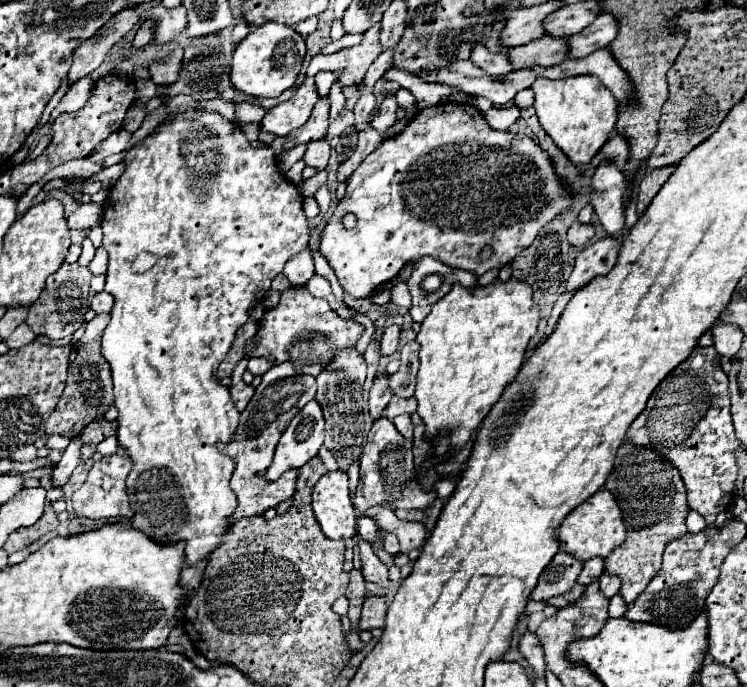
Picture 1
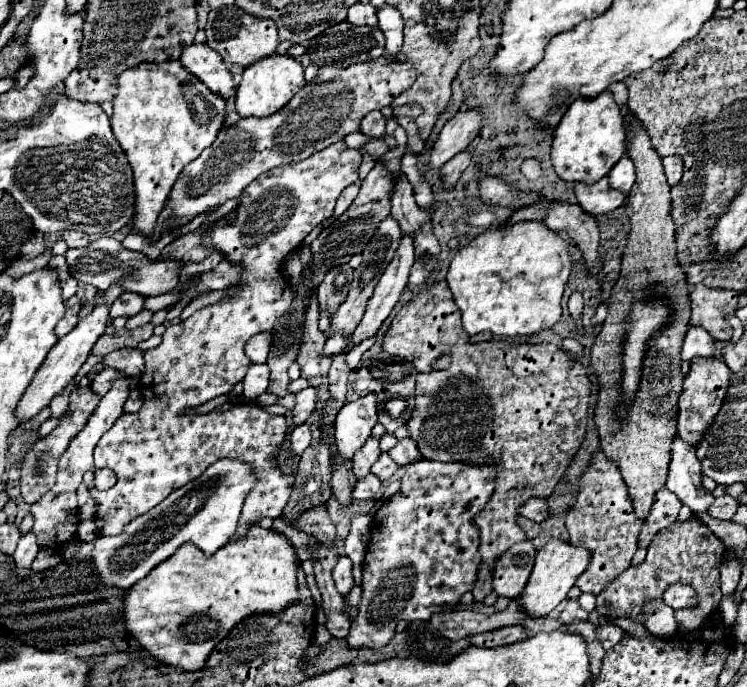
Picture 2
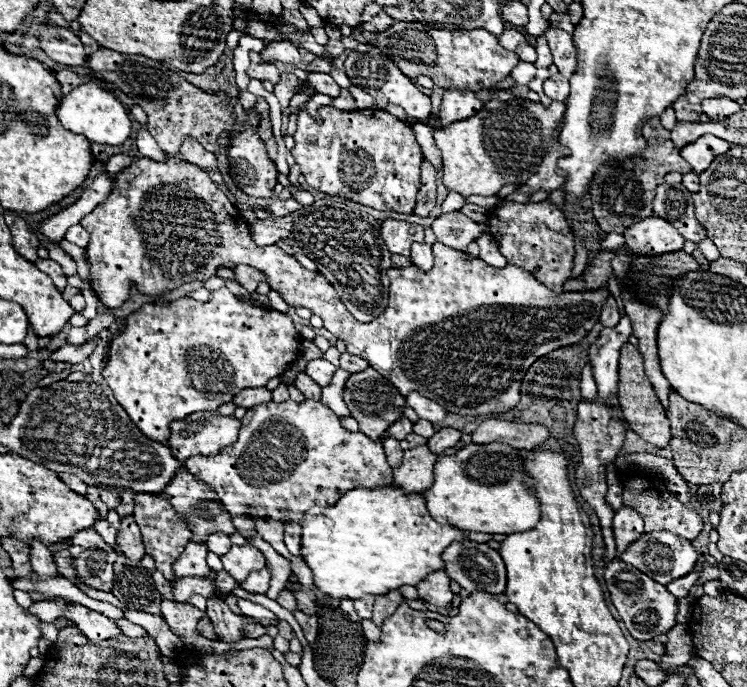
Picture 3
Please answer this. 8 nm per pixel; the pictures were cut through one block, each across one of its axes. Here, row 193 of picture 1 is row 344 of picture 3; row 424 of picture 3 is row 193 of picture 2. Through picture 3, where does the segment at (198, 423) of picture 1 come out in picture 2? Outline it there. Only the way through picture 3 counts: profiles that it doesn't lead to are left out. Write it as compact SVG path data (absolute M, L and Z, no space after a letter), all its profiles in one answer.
M178 60L162 62L162 64L138 64L136 68L128 68L118 76L118 92L112 100L112 132L120 142L132 170L134 170L134 188L136 188L136 216L132 230L142 236L150 236L154 224L166 206L170 188L178 180L182 168L196 160L204 148L208 148L220 128L224 126L226 102L220 100L214 92L210 92L196 76L192 76Z

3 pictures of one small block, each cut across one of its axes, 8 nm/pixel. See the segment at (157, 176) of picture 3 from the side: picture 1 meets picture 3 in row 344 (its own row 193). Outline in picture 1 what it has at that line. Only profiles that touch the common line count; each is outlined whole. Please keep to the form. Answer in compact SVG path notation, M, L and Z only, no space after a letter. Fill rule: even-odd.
M442 102L434 108L424 108L416 114L416 118L402 130L402 134L398 134L396 138L390 138L390 140L384 140L360 166L358 170L352 174L350 182L348 182L348 188L346 188L346 196L344 200L338 202L330 222L326 224L324 228L324 234L322 234L322 240L320 240L320 254L324 258L328 258L328 264L332 266L332 270L336 272L338 276L338 282L340 286L352 294L354 298L368 298L380 284L392 280L408 260L416 262L424 256L432 256L432 258L438 258L442 260L444 264L452 266L452 268L462 268L462 270L468 270L468 272L474 272L474 274L484 274L492 268L502 268L506 266L508 262L514 260L516 254L520 254L524 248L528 248L536 234L540 232L542 226L548 224L548 220L554 220L560 212L564 212L572 202L572 194L570 190L558 180L554 168L552 168L552 162L550 158L544 154L544 150L534 144L534 140L530 140L528 136L524 134L510 134L510 132L500 132L500 130L494 130L488 126L488 122L484 120L482 112L472 106L472 104L456 104L456 102ZM346 214L354 214L356 216L356 226L354 228L344 228L342 224L342 218ZM484 246L490 246L492 248L492 256L488 260L480 260L480 252Z

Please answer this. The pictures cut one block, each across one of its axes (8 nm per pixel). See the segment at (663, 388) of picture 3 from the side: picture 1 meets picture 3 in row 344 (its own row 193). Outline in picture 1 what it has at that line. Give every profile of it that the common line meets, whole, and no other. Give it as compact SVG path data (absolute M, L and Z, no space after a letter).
M674 166L670 168L660 168L660 170L648 170L638 186L638 202L636 202L636 208L638 208L638 214L642 214L648 204L652 202L652 198L656 196L656 192L662 188L662 184L668 180L668 176L674 172Z

